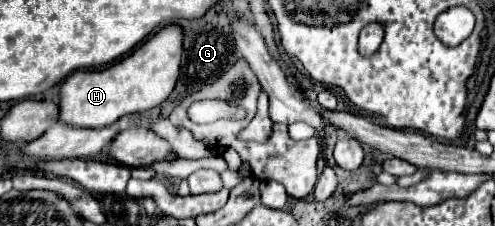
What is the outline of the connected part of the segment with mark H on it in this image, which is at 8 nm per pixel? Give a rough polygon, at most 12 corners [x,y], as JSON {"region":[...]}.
{"region":[[184,29],[126,59],[74,71],[60,121],[108,127],[162,105],[180,79]]}

